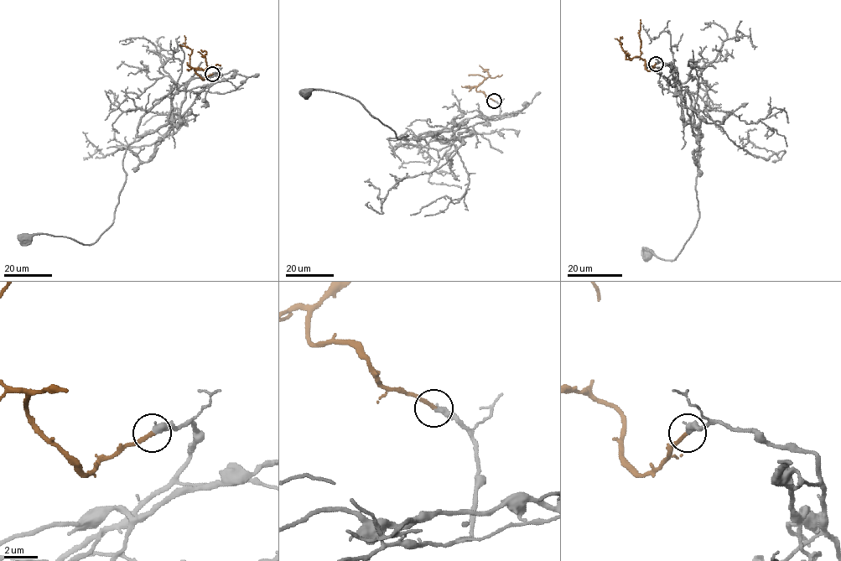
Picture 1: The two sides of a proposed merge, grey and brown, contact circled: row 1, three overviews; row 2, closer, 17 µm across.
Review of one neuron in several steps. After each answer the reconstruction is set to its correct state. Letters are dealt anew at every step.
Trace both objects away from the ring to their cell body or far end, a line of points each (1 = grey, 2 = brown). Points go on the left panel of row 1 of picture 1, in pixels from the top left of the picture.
1: (212, 74), (217, 78), (181, 116), (127, 146), (127, 179), (113, 223), (94, 243), (47, 234), (24, 239)
2: (212, 74), (203, 80), (194, 70), (207, 66), (206, 53), (200, 49)

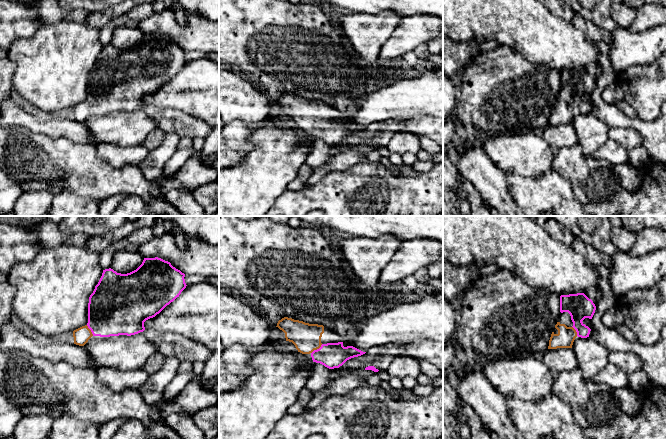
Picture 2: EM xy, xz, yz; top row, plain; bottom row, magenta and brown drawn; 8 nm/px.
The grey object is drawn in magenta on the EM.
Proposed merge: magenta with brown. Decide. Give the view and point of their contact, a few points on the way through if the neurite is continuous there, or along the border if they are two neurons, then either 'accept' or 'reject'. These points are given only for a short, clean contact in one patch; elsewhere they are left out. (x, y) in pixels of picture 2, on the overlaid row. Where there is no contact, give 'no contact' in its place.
meets magenta in xz at (317, 349); runs through xz (332, 355), (321, 353), (317, 349), (306, 337); accept

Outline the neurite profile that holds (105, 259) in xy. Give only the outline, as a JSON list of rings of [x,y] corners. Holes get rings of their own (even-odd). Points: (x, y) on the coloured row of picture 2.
[[[123,238],[113,244],[111,244],[103,253],[99,256],[99,265],[103,270],[111,268],[113,255],[118,250],[125,250],[129,242],[126,238]]]

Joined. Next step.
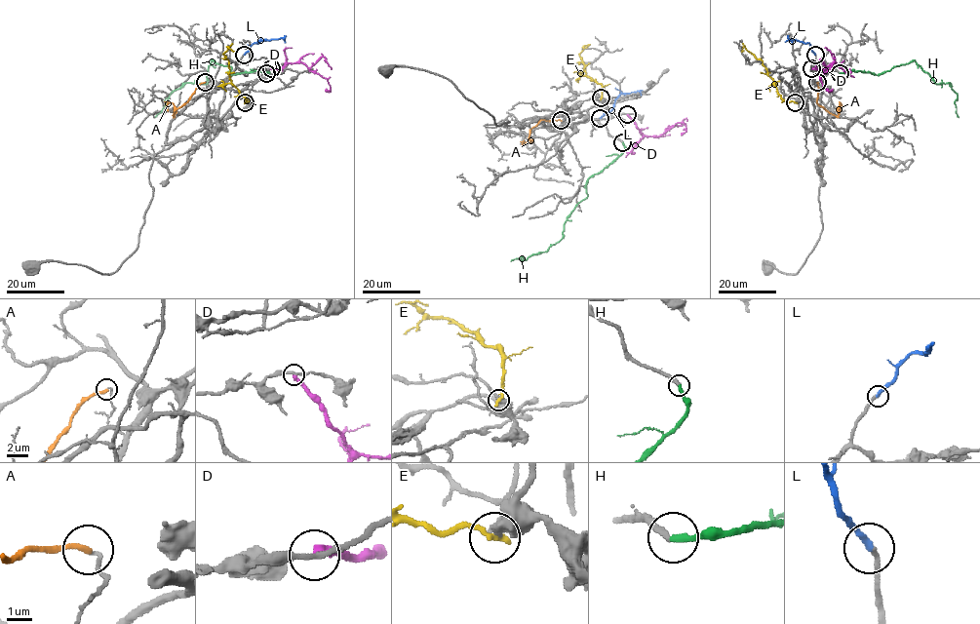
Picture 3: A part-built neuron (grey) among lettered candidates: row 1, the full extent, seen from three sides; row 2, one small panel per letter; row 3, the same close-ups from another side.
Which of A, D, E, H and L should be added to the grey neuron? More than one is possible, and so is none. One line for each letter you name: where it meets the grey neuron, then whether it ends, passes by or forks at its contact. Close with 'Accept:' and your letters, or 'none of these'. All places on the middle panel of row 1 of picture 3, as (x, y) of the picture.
H: Touches grey at (622, 142). It ends there
L: Touches grey at (600, 118). It ends there
Accept: H, L

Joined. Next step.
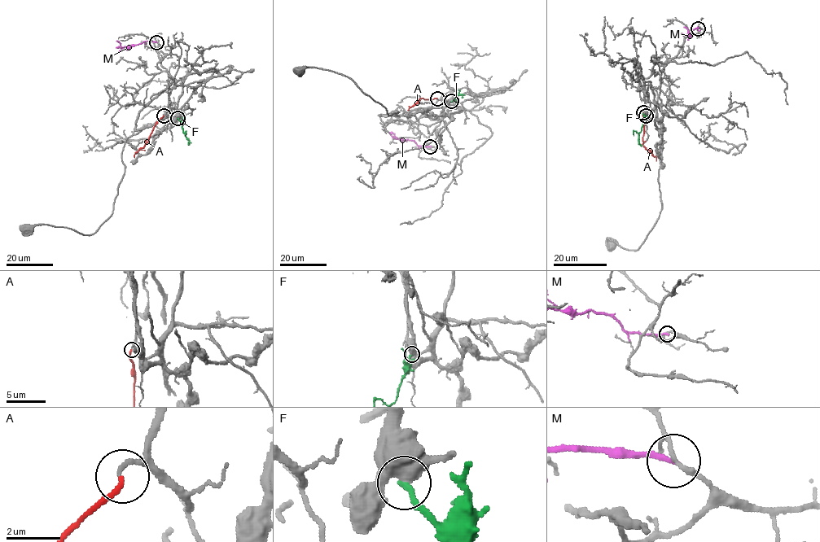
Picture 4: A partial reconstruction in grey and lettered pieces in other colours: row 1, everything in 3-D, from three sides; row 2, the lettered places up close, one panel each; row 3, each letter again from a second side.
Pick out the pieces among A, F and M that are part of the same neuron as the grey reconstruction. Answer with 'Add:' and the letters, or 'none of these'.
Add: A

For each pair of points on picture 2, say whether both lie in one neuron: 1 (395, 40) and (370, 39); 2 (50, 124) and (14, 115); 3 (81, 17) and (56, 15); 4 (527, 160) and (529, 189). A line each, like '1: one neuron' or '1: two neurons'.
1: two neurons
2: one neuron
3: one neuron
4: two neurons

